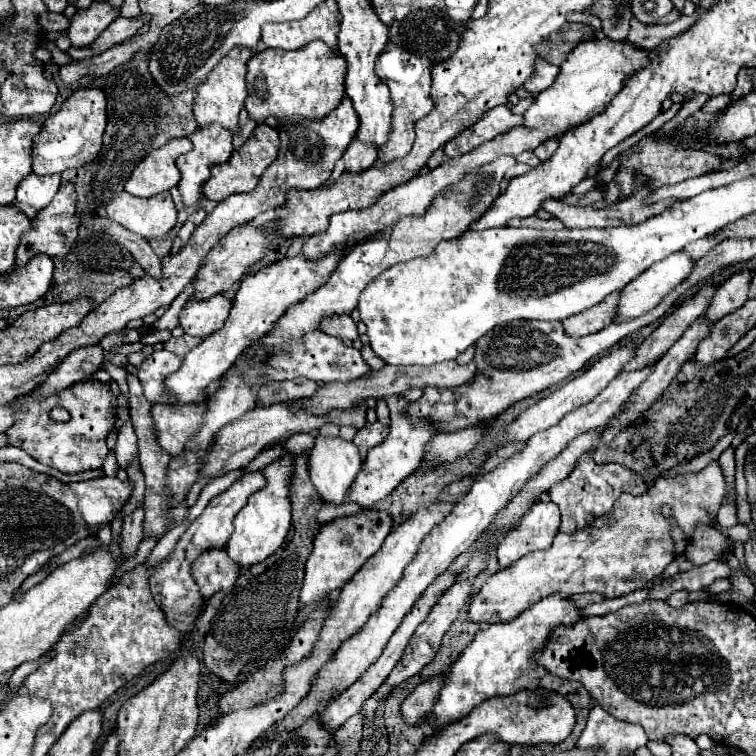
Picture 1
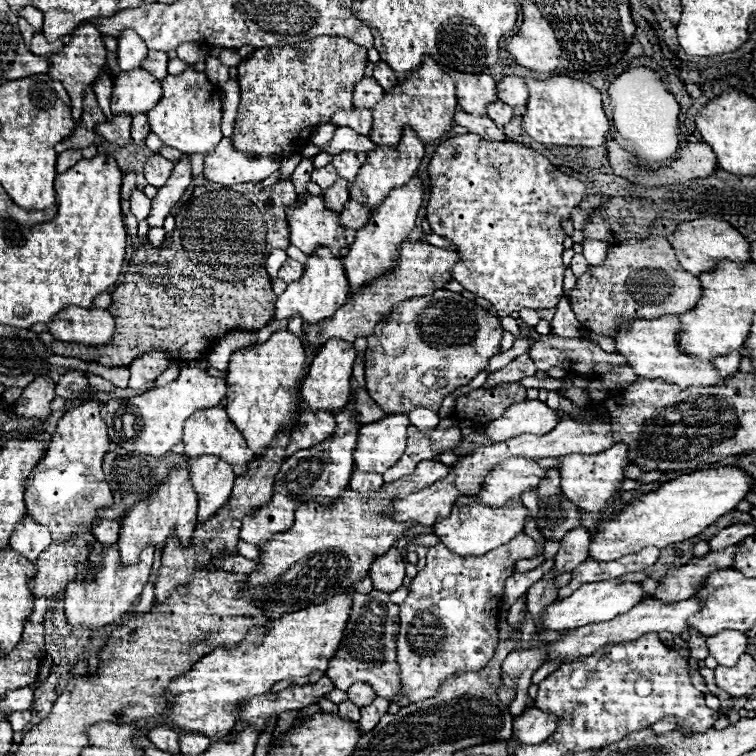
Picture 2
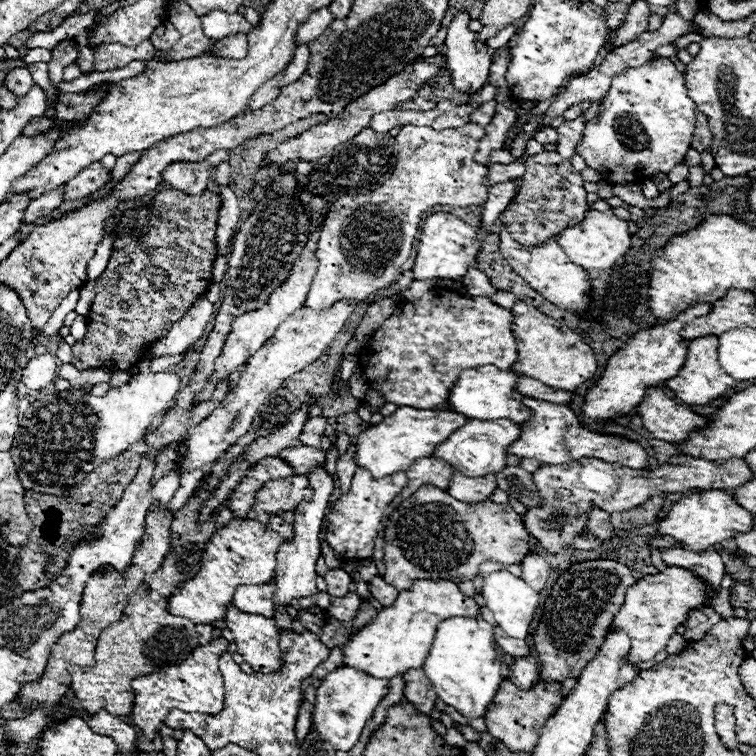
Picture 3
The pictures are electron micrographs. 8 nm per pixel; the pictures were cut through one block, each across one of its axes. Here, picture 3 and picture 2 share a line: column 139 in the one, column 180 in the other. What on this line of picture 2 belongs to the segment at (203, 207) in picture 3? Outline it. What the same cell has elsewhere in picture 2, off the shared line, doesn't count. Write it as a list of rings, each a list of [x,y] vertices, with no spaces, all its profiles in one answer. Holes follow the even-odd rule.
[[[290,180],[268,188],[260,188],[258,184],[220,186],[212,182],[194,188],[190,200],[176,214],[174,232],[168,232],[166,240],[158,248],[152,248],[152,244],[140,246],[132,254],[122,284],[112,290],[110,312],[116,318],[116,332],[112,342],[100,348],[92,348],[54,340],[48,350],[52,354],[80,358],[108,368],[130,366],[132,360],[150,352],[164,352],[176,362],[190,362],[200,358],[200,354],[206,354],[204,350],[210,350],[216,340],[222,340],[226,334],[242,330],[256,332],[264,328],[274,318],[272,308],[278,298],[272,292],[272,282],[266,272],[266,258],[276,248],[288,248],[290,232],[286,212],[290,204],[296,202],[296,198],[298,196]]]

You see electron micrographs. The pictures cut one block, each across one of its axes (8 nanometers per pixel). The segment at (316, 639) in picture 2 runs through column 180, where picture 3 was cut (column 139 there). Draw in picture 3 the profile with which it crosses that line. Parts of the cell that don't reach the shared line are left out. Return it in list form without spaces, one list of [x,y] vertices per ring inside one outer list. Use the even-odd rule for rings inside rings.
[[[214,638],[208,644],[198,646],[178,666],[170,666],[166,670],[154,670],[152,674],[138,676],[136,680],[132,680],[132,690],[134,690],[134,708],[130,712],[132,724],[138,726],[146,738],[152,740],[158,732],[158,726],[166,720],[172,708],[184,712],[218,714],[224,708],[224,680],[218,670],[218,660],[222,652],[226,652],[226,648],[228,640]]]

